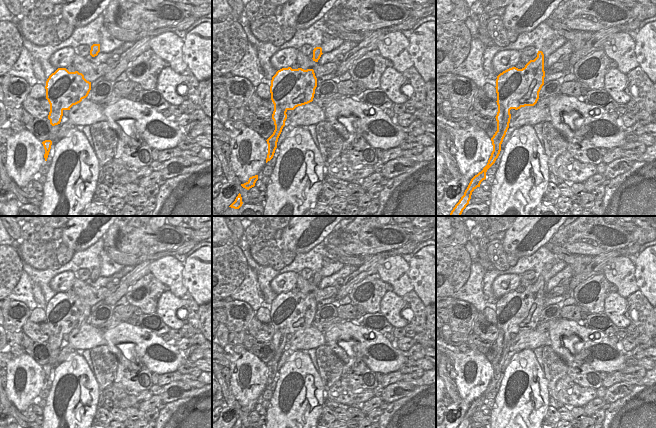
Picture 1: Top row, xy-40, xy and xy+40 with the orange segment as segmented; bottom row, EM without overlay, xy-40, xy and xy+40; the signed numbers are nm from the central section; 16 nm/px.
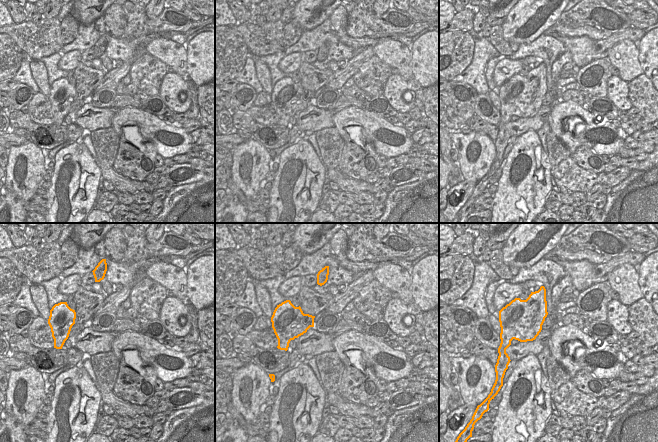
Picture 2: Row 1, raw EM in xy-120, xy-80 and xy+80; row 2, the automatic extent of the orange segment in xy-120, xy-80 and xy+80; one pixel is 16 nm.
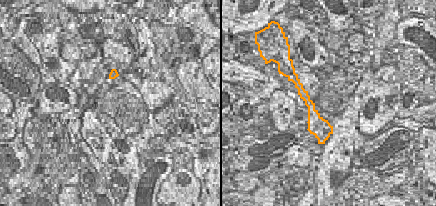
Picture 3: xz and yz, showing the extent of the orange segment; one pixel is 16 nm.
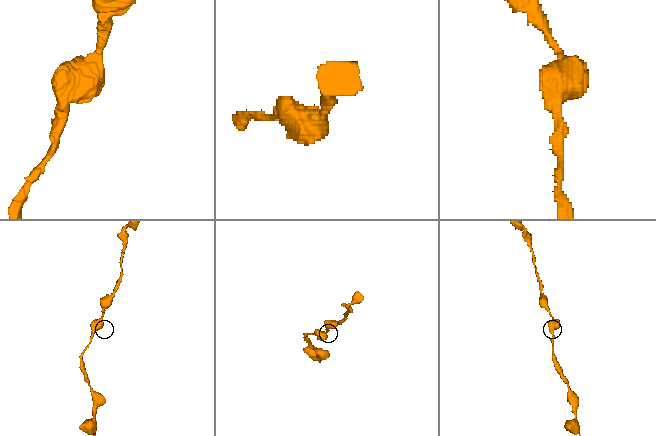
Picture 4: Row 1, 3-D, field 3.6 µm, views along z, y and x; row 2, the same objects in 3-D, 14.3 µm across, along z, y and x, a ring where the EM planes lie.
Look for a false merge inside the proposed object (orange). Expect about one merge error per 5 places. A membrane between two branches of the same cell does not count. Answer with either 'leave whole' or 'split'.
leave whole

